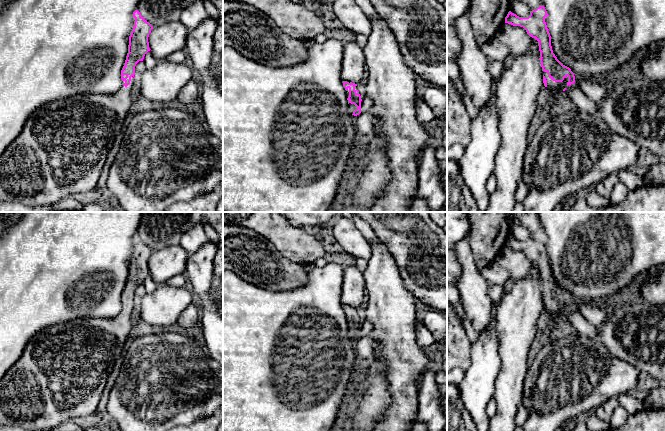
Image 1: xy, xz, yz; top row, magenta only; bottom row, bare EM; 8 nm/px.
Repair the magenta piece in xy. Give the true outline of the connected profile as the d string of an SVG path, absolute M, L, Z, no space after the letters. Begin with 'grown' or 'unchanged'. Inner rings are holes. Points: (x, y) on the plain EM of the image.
grown; M138 234L133 236L135 242L133 253L129 260L128 277L124 290L121 294L122 310L114 318L83 318L70 320L66 323L58 323L51 327L45 328L43 331L36 333L30 341L27 343L23 350L22 356L16 361L16 363L6 372L3 378L0 380L0 426L12 425L19 426L26 430L38 431L45 429L52 429L67 421L72 421L75 418L86 417L97 412L97 407L101 399L101 395L106 386L107 379L111 374L115 362L121 358L126 340L130 334L132 327L132 311L134 309L135 290L139 285L143 285L145 278L150 275L148 261L153 253L153 250L147 246L140 238Z

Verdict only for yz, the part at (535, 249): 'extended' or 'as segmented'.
extended

